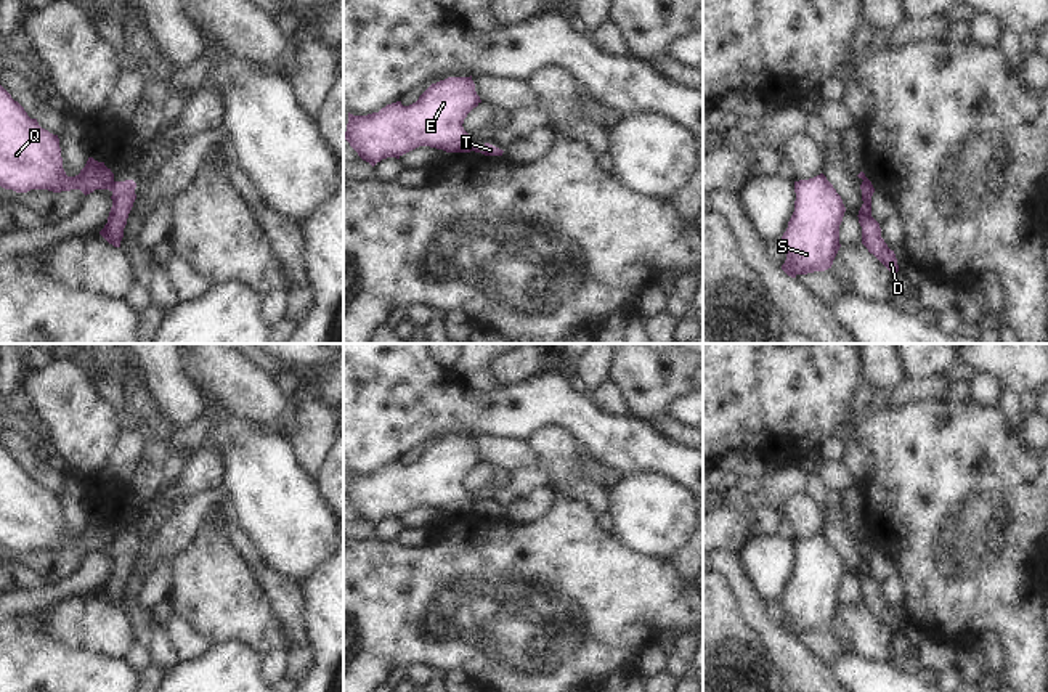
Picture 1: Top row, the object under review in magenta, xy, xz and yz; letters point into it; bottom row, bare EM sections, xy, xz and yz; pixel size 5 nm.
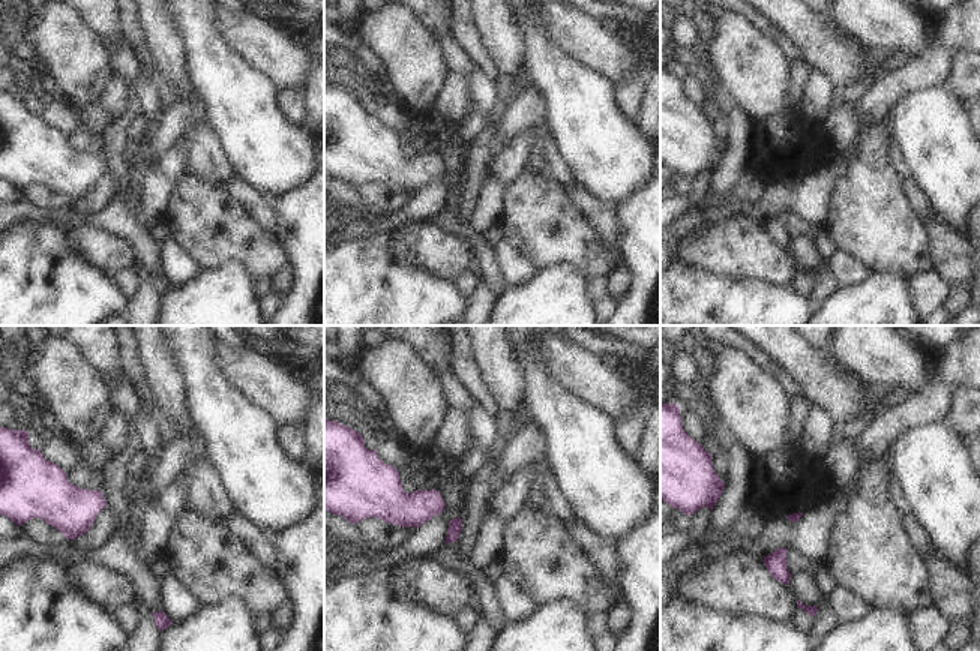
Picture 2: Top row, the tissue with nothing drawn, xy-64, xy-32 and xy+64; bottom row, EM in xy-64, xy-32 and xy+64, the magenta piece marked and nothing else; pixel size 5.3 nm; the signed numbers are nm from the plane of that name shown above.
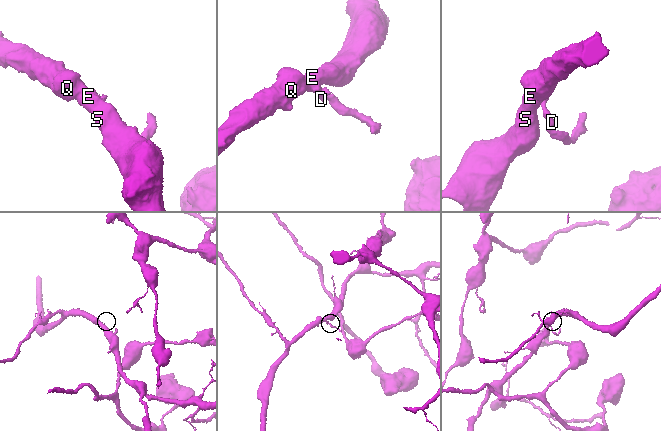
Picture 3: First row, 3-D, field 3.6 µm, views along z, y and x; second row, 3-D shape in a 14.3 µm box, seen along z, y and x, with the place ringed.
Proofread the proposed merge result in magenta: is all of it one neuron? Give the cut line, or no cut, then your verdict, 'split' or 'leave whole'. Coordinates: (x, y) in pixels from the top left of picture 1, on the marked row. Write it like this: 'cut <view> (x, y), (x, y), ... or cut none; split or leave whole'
cut xy (113, 179), (106, 188); split

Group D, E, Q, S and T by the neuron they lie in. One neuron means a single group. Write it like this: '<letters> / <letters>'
D T / E Q S

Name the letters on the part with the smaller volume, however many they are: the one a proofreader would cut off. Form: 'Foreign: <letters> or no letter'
Foreign: D, T

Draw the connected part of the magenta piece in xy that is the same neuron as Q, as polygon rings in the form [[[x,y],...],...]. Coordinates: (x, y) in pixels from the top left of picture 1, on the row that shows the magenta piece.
[[[0,85],[0,186],[16,193],[80,189],[85,196],[108,189],[114,173],[93,157],[75,177],[67,177],[58,135],[42,128]]]

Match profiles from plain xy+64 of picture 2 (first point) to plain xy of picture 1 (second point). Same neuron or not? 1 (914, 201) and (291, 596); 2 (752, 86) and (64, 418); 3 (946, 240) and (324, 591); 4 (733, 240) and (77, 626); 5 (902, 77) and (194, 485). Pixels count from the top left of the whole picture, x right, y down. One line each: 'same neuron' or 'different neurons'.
1: different neurons
2: same neuron
3: different neurons
4: same neuron
5: same neuron

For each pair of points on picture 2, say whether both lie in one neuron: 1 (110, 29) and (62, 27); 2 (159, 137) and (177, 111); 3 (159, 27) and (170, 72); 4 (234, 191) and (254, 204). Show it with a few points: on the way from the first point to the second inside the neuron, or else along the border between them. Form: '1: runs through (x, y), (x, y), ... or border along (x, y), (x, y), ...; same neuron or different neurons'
1: border along (78, 15), (105, 45); different neurons
2: runs through (165, 131), (177, 117); same neuron
3: runs through (162, 38), (170, 62); same neuron
4: runs through (239, 191), (249, 200); same neuron

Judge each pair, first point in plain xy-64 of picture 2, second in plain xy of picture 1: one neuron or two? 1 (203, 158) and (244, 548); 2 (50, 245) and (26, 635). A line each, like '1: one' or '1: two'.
1: one
2: one

